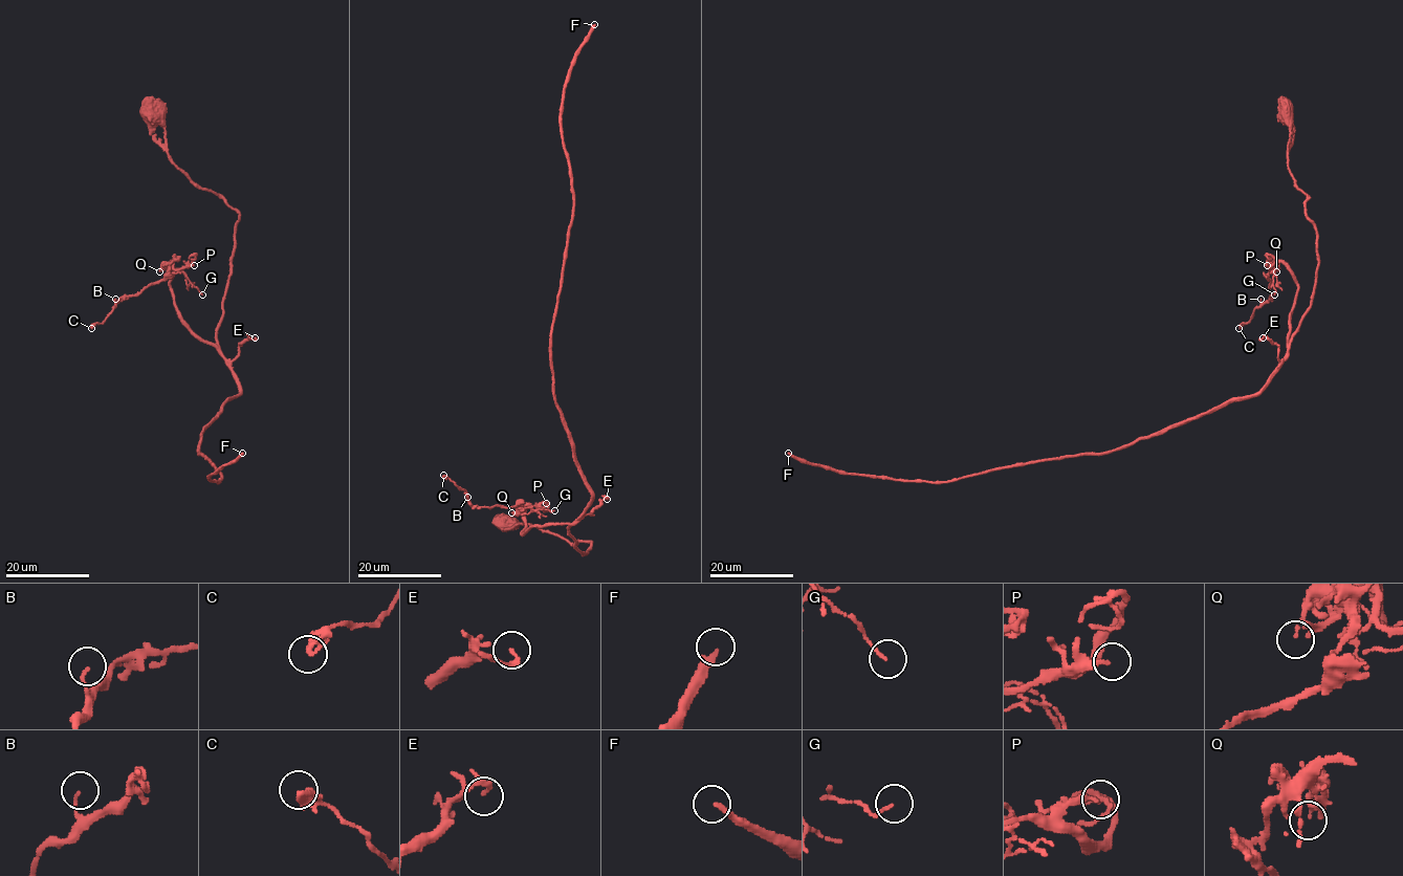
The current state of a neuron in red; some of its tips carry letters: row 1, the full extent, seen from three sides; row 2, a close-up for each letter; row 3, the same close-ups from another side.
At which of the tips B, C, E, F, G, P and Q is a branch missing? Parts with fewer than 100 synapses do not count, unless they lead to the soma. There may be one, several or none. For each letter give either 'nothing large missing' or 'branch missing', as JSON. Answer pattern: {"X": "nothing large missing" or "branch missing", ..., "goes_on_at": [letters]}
{"B": "nothing large missing", "C": "nothing large missing", "E": "nothing large missing", "F": "branch missing", "G": "nothing large missing", "P": "nothing large missing", "Q": "nothing large missing", "goes_on_at": ["F"]}

